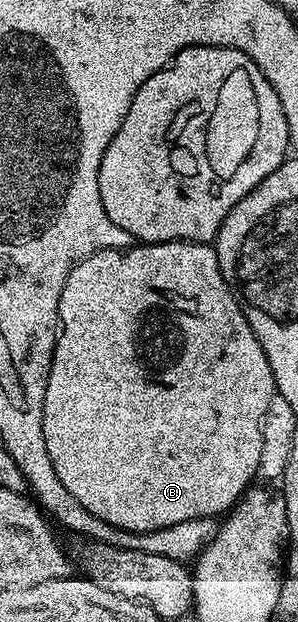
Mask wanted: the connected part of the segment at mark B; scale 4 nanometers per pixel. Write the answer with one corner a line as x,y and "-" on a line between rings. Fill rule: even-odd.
154,242
134,244
124,252
95,252
71,268
63,296
59,296
57,321
57,343
47,392
43,396
43,444
47,444
47,456
51,456
51,465
63,488
67,488
91,516
99,516
99,520
115,528
136,534
171,528
171,524
183,524
183,520
217,518
232,510
261,469
261,425
275,387
271,364
267,364
267,352
263,352
263,344
259,344
255,332
251,332
247,316
243,316
241,305
223,278
216,249
204,242

